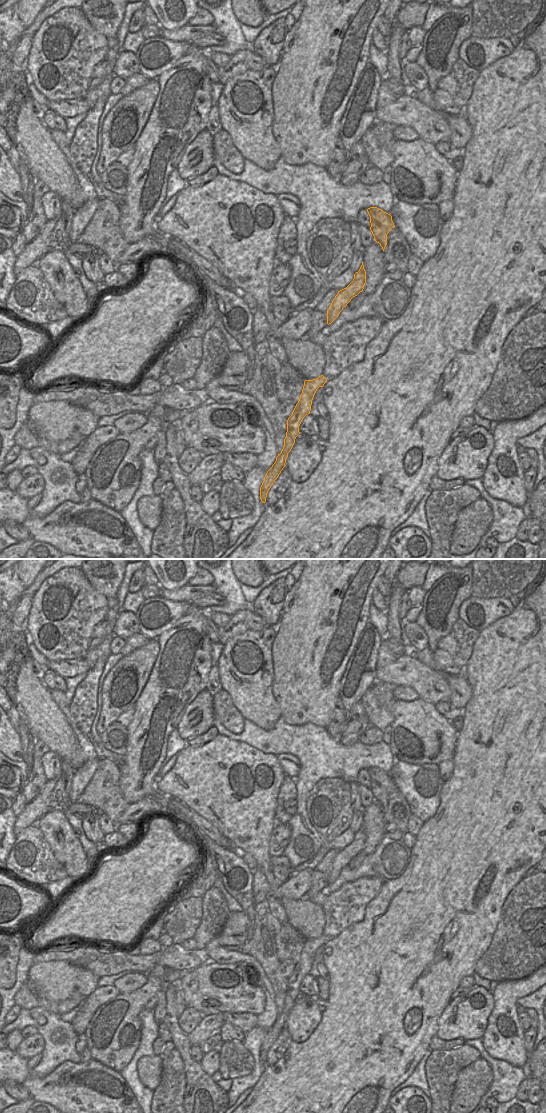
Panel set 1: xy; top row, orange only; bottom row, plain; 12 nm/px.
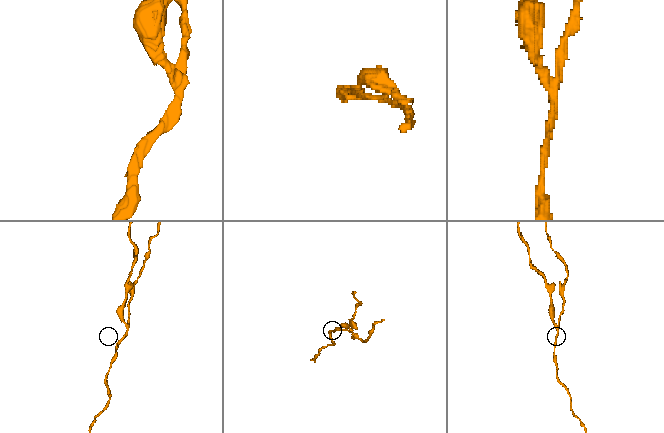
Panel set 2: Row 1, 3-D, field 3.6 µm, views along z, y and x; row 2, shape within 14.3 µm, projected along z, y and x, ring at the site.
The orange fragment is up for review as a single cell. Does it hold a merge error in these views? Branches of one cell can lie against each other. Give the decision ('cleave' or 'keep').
cleave

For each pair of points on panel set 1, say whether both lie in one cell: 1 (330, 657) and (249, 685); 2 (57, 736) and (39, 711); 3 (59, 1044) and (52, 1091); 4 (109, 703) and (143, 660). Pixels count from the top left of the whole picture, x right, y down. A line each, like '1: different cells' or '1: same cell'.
1: different cells
2: same cell
3: different cells
4: same cell

